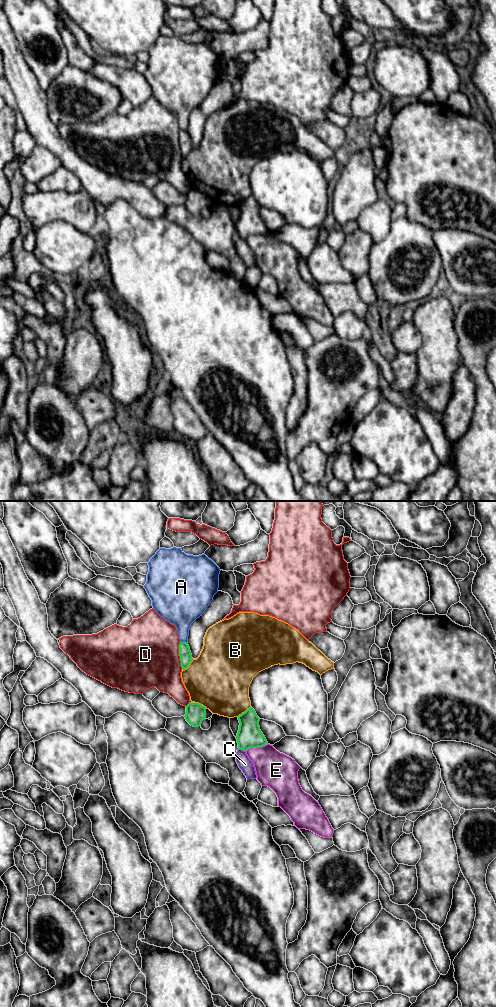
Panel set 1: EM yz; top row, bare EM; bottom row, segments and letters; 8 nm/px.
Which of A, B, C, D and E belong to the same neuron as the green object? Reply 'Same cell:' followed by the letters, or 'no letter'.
Same cell: no letter

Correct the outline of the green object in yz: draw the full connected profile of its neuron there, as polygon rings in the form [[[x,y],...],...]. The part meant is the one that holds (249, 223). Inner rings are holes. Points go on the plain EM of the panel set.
[[[252,195],[239,203],[238,208],[240,213],[236,227],[239,237],[247,239],[250,236],[263,235],[268,232],[260,218],[260,206]]]

